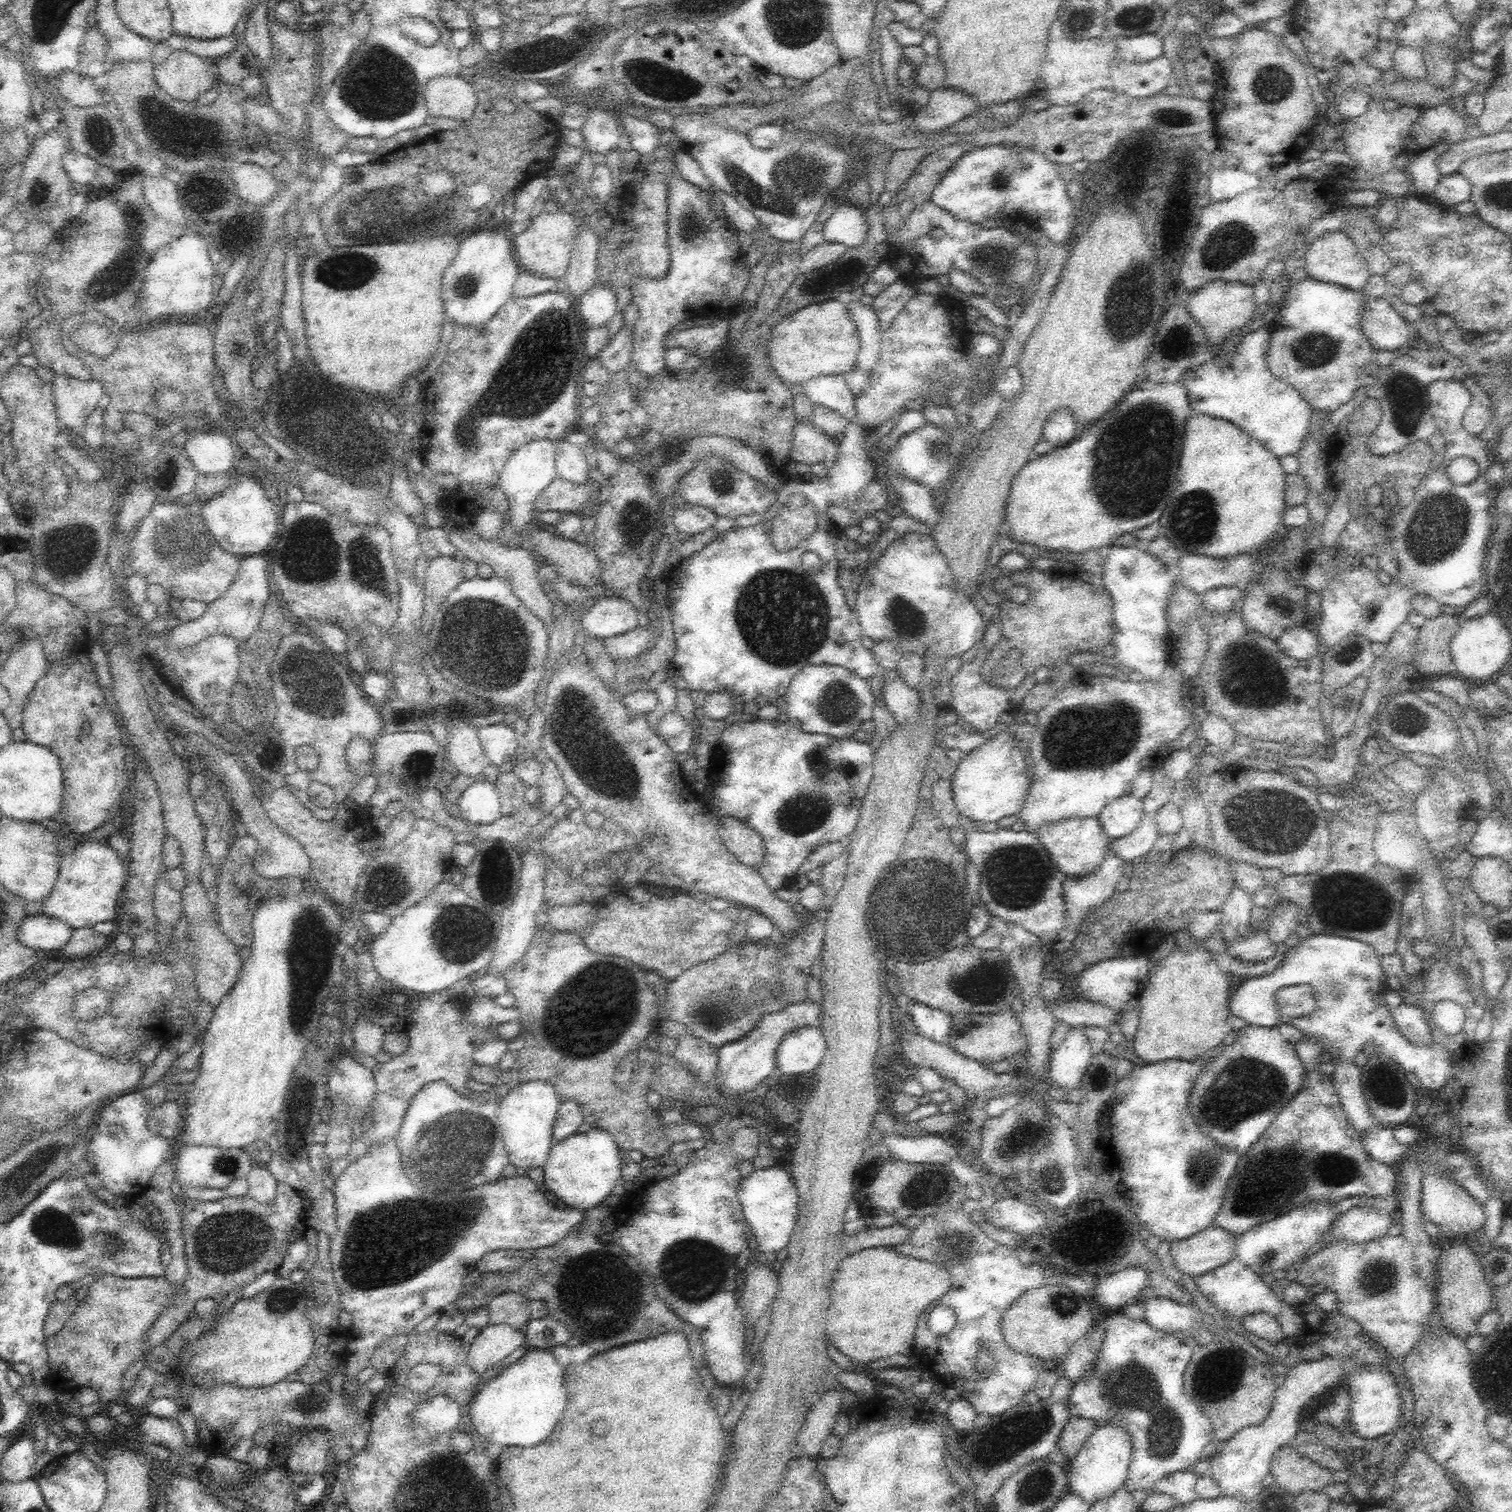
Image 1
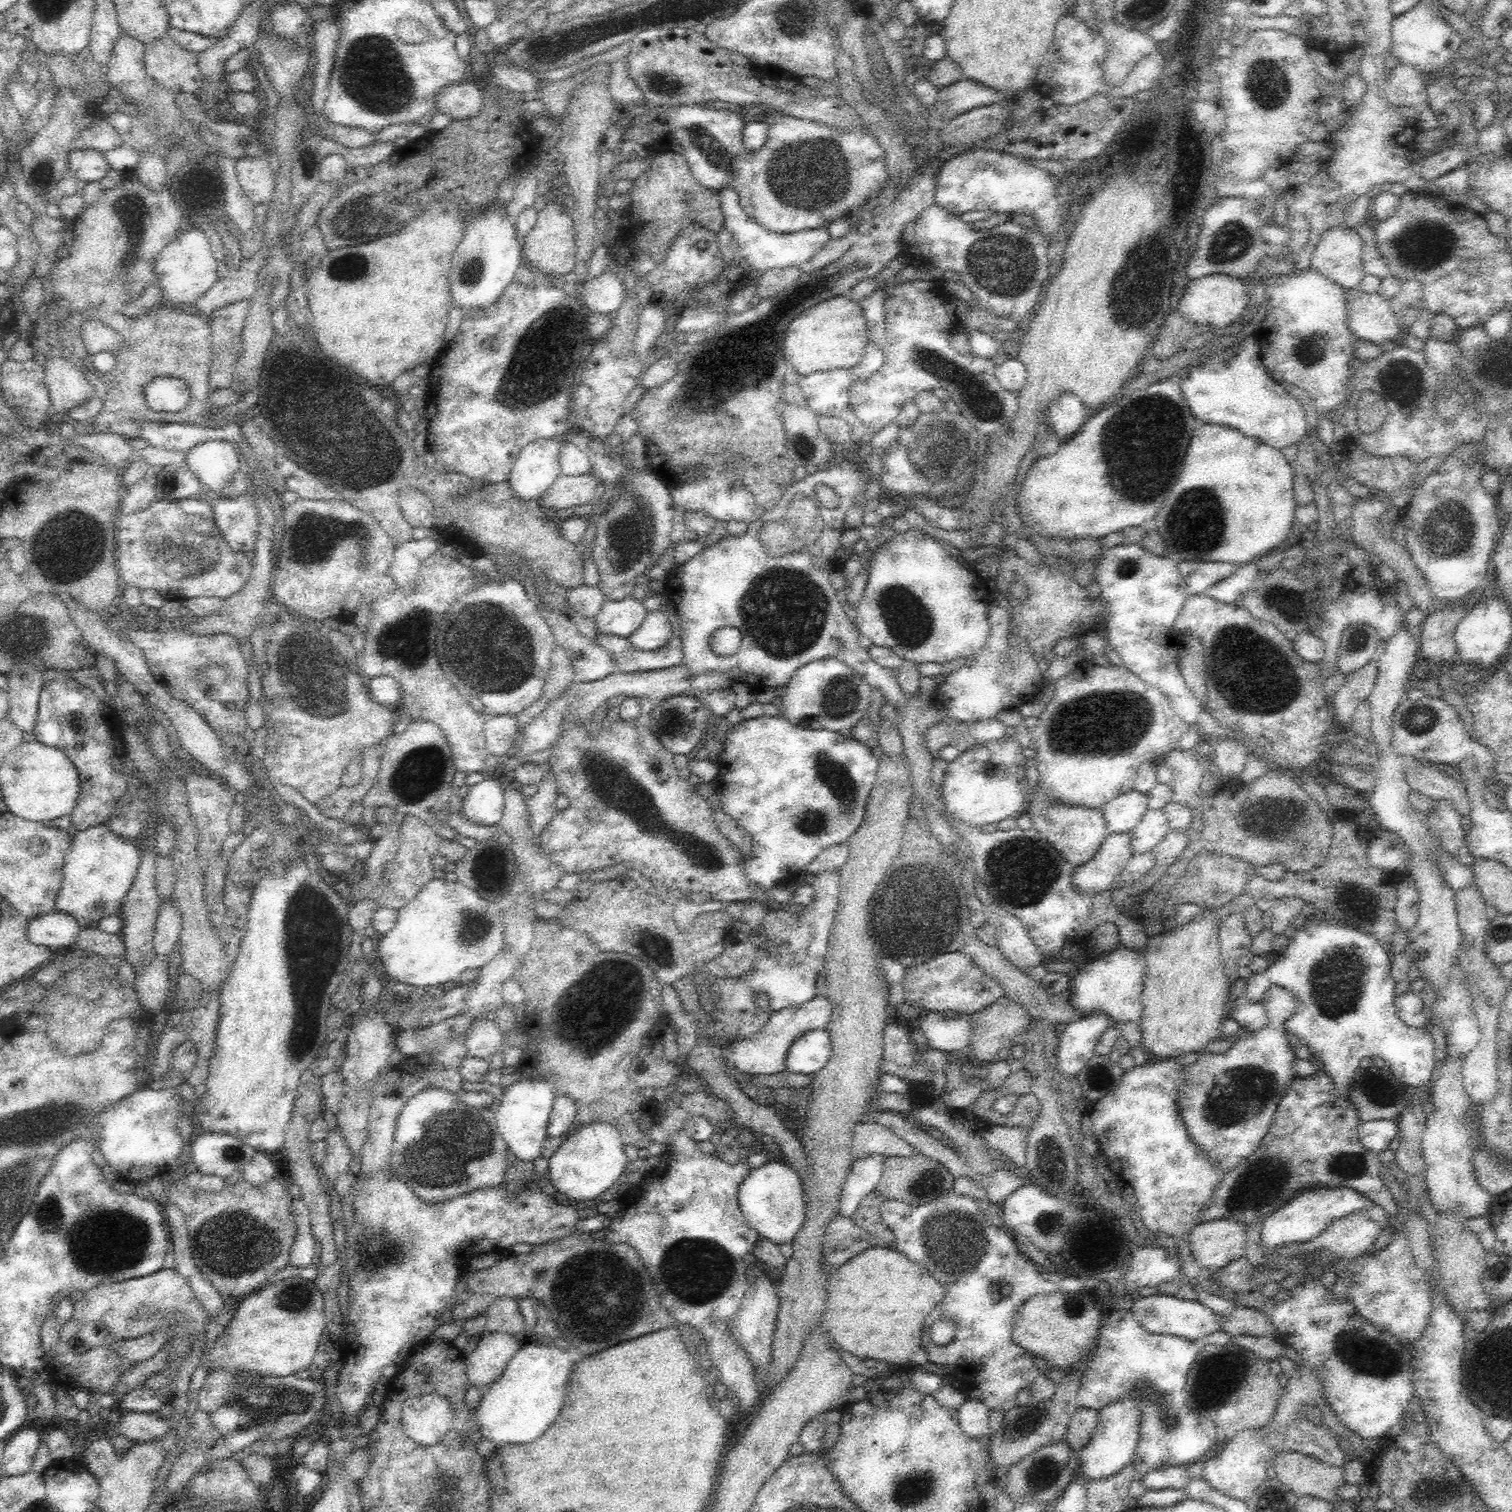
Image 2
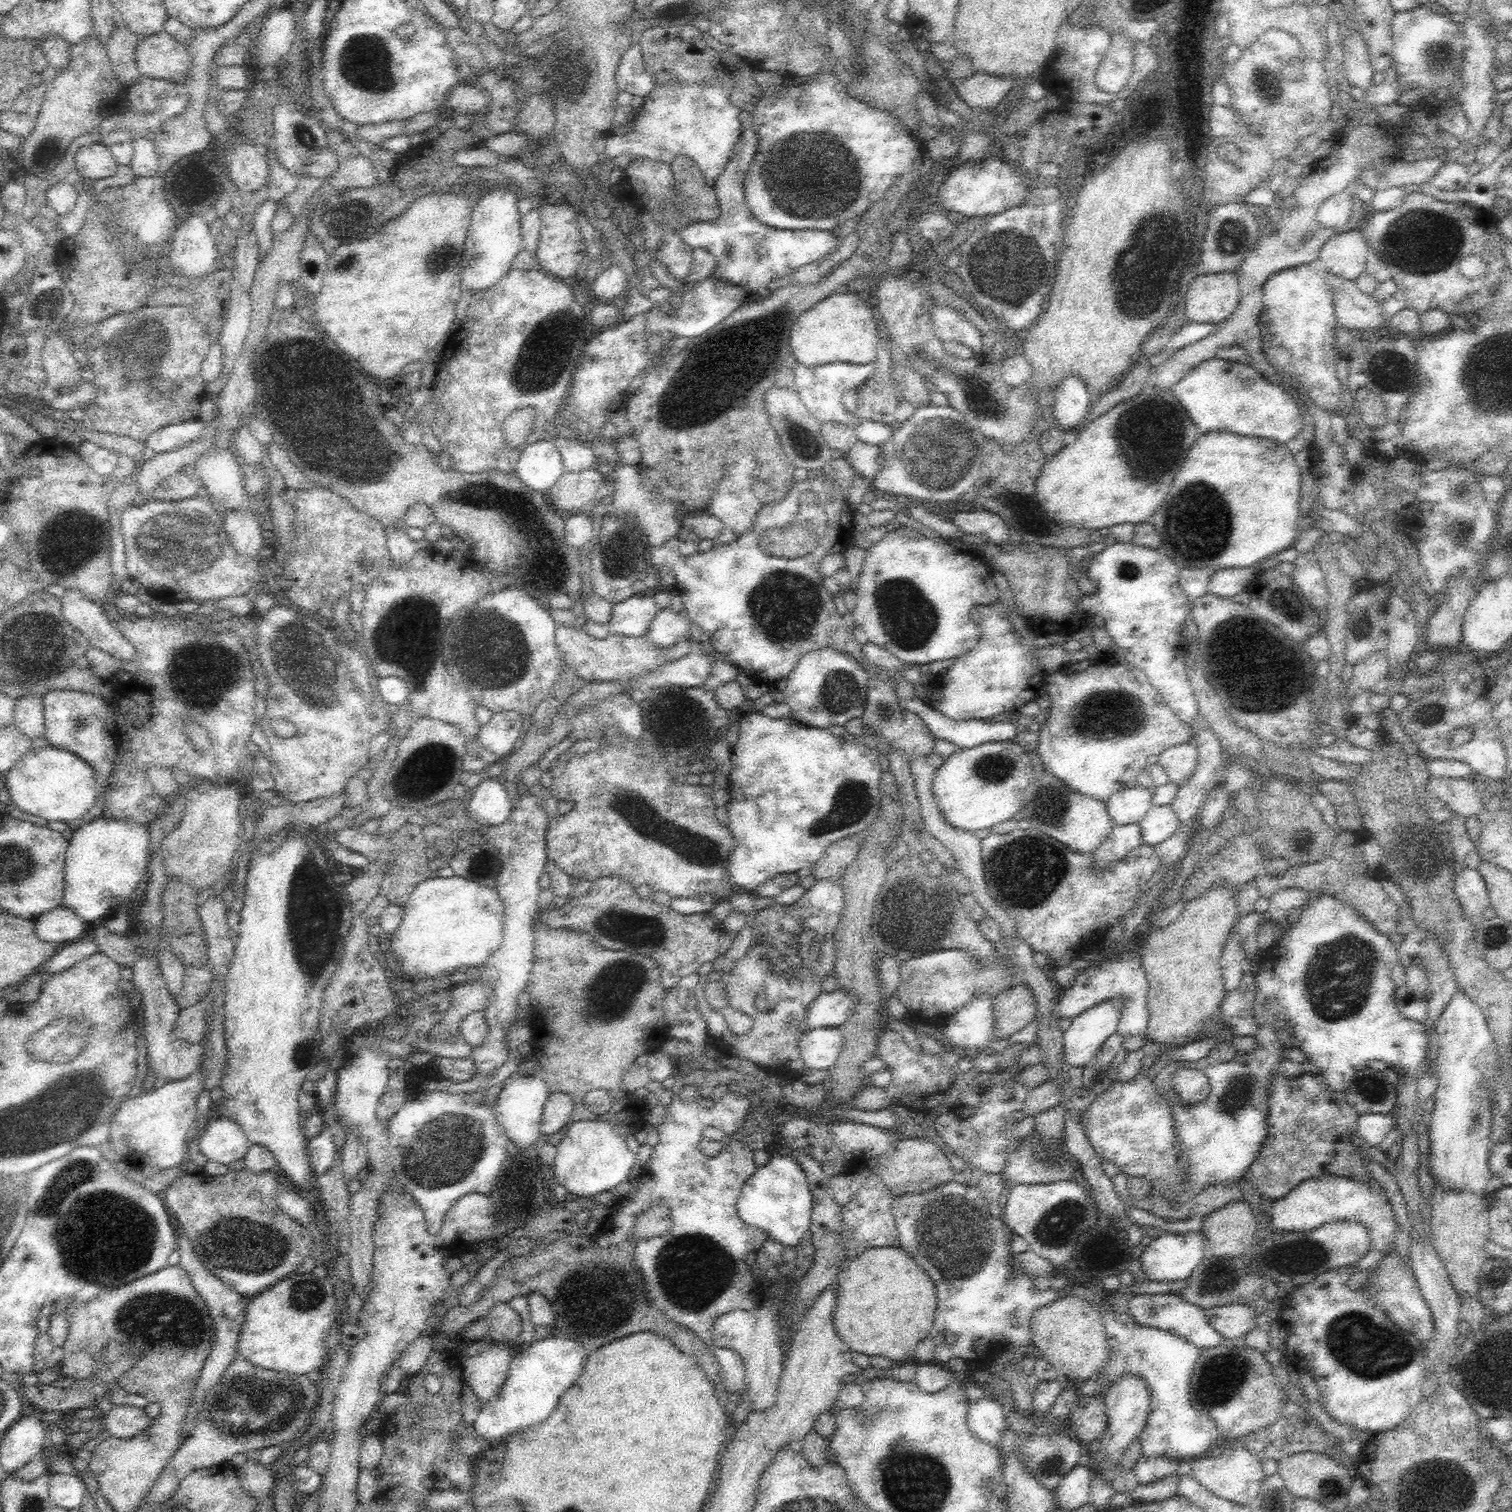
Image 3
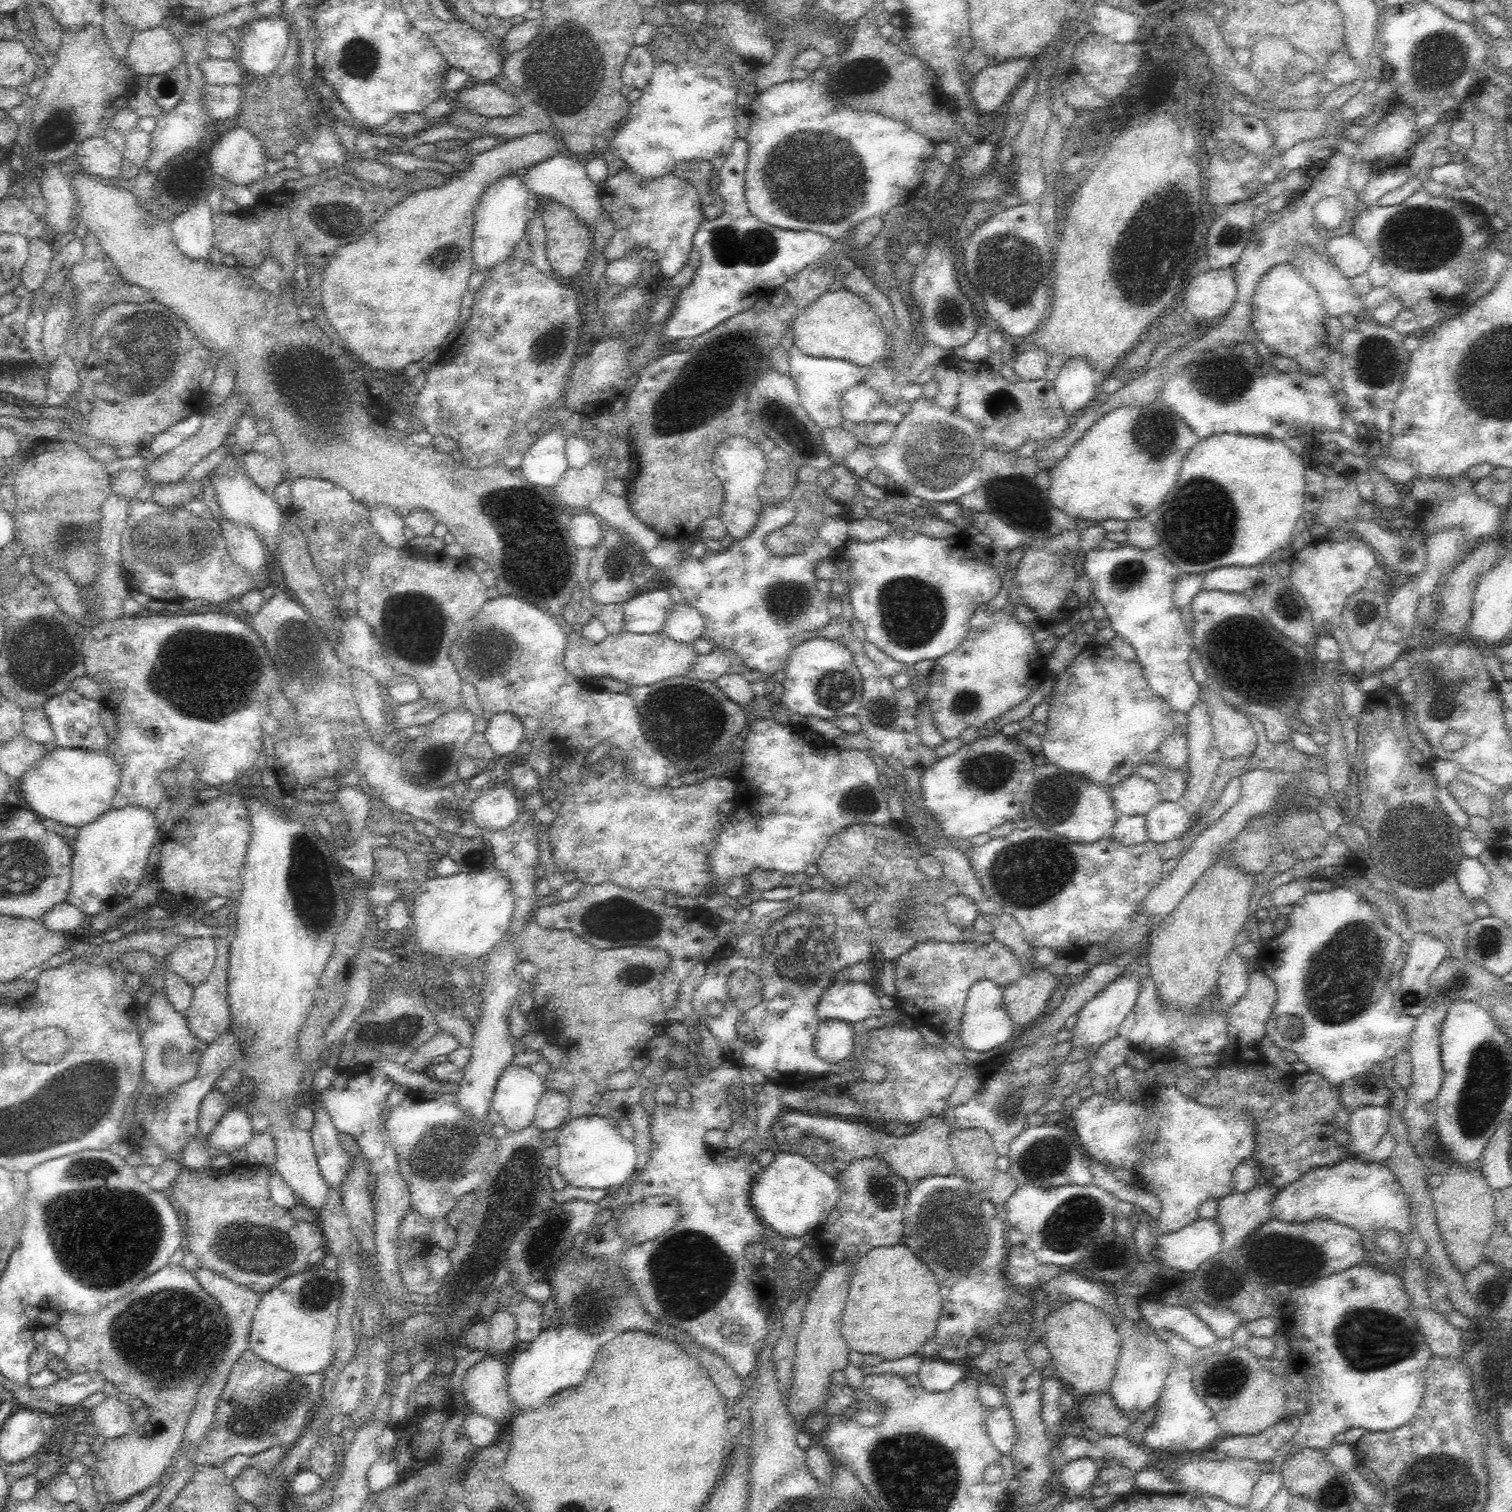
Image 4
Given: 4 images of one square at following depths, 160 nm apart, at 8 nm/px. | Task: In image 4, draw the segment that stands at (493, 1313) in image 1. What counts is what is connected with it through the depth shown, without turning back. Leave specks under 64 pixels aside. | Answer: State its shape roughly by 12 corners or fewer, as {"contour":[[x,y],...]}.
{"contour":[[508,1310],[487,1322],[488,1354],[508,1358],[519,1343]]}

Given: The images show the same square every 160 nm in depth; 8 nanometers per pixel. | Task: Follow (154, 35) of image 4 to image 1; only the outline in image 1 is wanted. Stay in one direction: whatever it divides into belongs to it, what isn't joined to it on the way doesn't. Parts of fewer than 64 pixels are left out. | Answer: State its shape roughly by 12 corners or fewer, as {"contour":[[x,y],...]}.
{"contour":[[188,51],[154,66],[156,84],[192,102],[215,89],[216,71]]}

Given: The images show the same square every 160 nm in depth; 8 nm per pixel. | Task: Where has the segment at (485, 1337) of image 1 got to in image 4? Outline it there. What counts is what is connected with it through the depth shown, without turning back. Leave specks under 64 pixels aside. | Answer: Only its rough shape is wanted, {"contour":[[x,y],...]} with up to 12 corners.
{"contour":[[487,1353],[465,1372],[472,1412],[498,1423],[514,1410],[508,1359]]}

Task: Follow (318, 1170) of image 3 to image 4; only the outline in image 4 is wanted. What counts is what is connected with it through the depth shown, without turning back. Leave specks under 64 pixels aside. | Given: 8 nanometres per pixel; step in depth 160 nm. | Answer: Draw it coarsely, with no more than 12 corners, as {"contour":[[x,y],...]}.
{"contour":[[323,1104],[314,1112],[313,1150],[327,1186],[340,1192],[353,1158]]}

